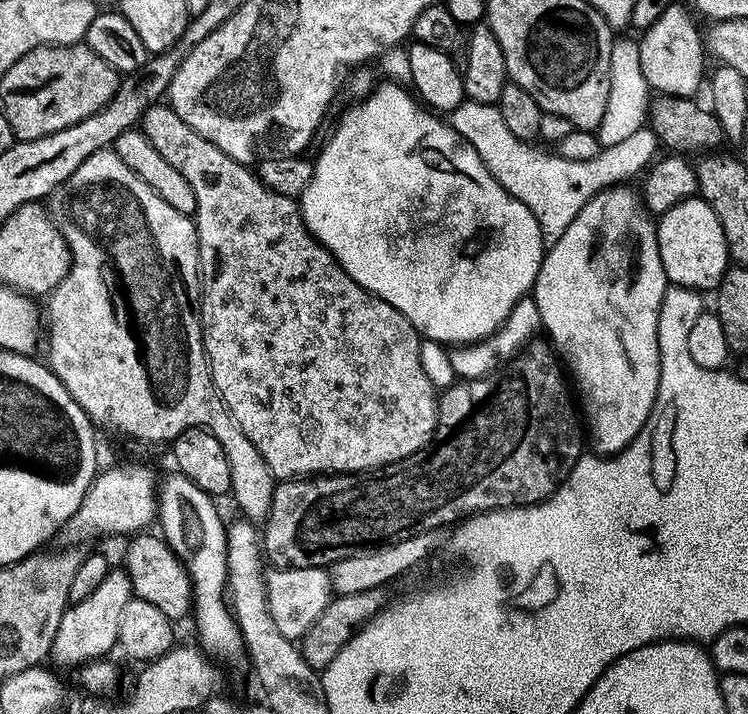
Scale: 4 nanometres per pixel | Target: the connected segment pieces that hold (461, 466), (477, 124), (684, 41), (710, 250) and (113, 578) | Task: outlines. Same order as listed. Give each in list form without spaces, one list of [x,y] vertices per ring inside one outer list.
[[[532,342],[527,345],[519,354],[511,357],[507,361],[508,365],[505,368],[497,367],[495,370],[488,373],[486,376],[480,376],[476,380],[466,380],[461,379],[460,384],[452,384],[448,389],[441,391],[438,396],[438,403],[436,405],[436,434],[434,437],[434,443],[427,448],[420,448],[414,454],[410,454],[406,458],[402,458],[398,462],[393,464],[387,464],[384,468],[378,468],[371,472],[365,472],[363,474],[337,474],[334,476],[317,476],[315,478],[297,478],[295,480],[285,480],[283,482],[277,483],[272,489],[272,501],[268,507],[268,519],[263,521],[262,524],[262,552],[265,557],[269,560],[272,559],[277,569],[282,568],[319,568],[321,566],[331,565],[333,562],[340,559],[341,556],[351,553],[353,550],[364,550],[369,546],[379,546],[382,544],[390,544],[394,540],[401,540],[402,538],[410,538],[414,534],[422,534],[423,532],[434,532],[443,529],[443,524],[455,525],[457,522],[463,521],[465,518],[470,516],[475,516],[477,514],[483,514],[486,512],[494,512],[497,510],[503,510],[506,508],[527,508],[529,504],[539,504],[541,500],[546,500],[548,497],[553,496],[556,492],[556,487],[561,484],[561,482],[567,478],[570,474],[573,464],[580,459],[582,455],[582,449],[580,449],[580,432],[582,436],[582,428],[576,425],[576,416],[578,420],[578,412],[574,407],[574,400],[568,397],[568,388],[564,385],[565,373],[562,371],[561,361],[558,359],[551,343],[543,342],[544,344],[536,344],[537,342]]]
[[[464,99],[450,114],[450,125],[460,135],[463,143],[471,146],[482,158],[486,170],[511,194],[534,214],[540,224],[540,233],[551,242],[566,234],[566,226],[574,222],[578,210],[590,202],[602,190],[623,185],[631,176],[639,177],[657,157],[658,141],[651,128],[643,126],[630,138],[608,147],[601,147],[594,158],[586,162],[574,162],[558,154],[539,152],[523,140],[514,138],[502,122],[502,114],[495,104],[483,104]]]
[[[676,2],[669,3],[668,9],[650,26],[638,40],[641,70],[649,89],[666,96],[695,97],[700,88],[700,79],[705,79],[704,60],[706,52],[696,41],[696,32],[688,25],[688,12],[679,8]]]
[[[699,198],[684,200],[659,217],[656,224],[656,242],[664,273],[668,276],[668,283],[677,288],[690,288],[701,294],[707,294],[708,291],[708,293],[711,293],[719,288],[720,280],[730,267],[728,243],[724,237],[722,226],[711,206]]]
[[[113,567],[106,574],[106,578],[98,582],[98,588],[94,590],[94,594],[77,600],[65,608],[62,622],[58,622],[58,634],[54,634],[50,653],[51,663],[56,663],[60,668],[76,670],[92,661],[107,657],[108,651],[117,647],[118,622],[122,622],[122,610],[126,602],[133,599],[134,593],[128,573],[123,567]]]

